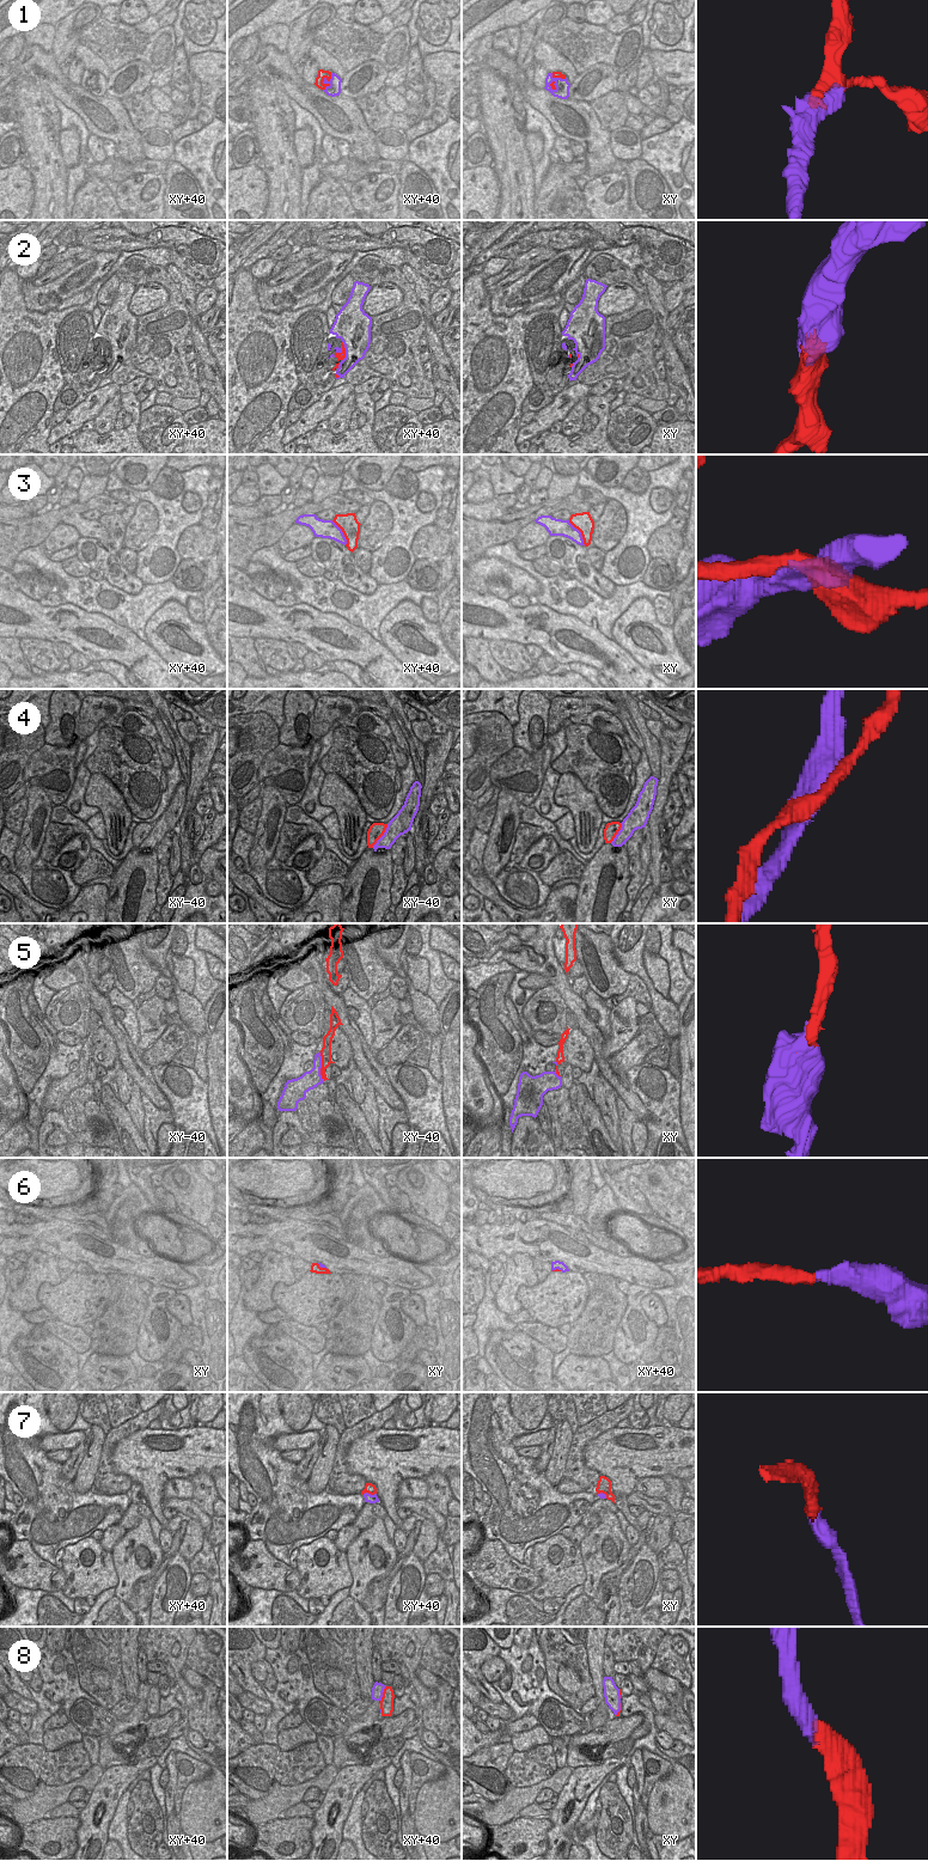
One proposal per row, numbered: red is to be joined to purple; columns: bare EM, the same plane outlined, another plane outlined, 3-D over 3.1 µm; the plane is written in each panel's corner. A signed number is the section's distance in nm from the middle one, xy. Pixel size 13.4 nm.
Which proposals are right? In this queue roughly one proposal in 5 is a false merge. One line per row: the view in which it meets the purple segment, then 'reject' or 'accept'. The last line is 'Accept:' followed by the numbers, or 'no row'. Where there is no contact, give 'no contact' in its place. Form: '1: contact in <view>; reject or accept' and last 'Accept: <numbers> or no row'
1: contact in xy+40; accept
2: contact in xy+40; accept
3: contact in xy; reject
4: contact in xy-40; reject
5: contact in xy-40; accept
6: contact in xy; accept
7: contact in xy+40; accept
8: contact in xy+40; accept
Accept: 1, 2, 5, 6, 7, 8

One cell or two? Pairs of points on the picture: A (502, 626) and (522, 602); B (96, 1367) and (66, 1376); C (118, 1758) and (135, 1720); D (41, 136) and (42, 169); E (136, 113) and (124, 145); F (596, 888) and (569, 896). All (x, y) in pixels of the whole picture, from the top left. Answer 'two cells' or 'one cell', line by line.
A: two cells
B: two cells
C: one cell
D: one cell
E: two cells
F: two cells

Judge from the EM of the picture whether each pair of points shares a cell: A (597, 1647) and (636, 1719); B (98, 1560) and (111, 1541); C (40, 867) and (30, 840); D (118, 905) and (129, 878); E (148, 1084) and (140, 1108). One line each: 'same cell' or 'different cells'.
A: different cells
B: different cells
C: different cells
D: same cell
E: different cells

